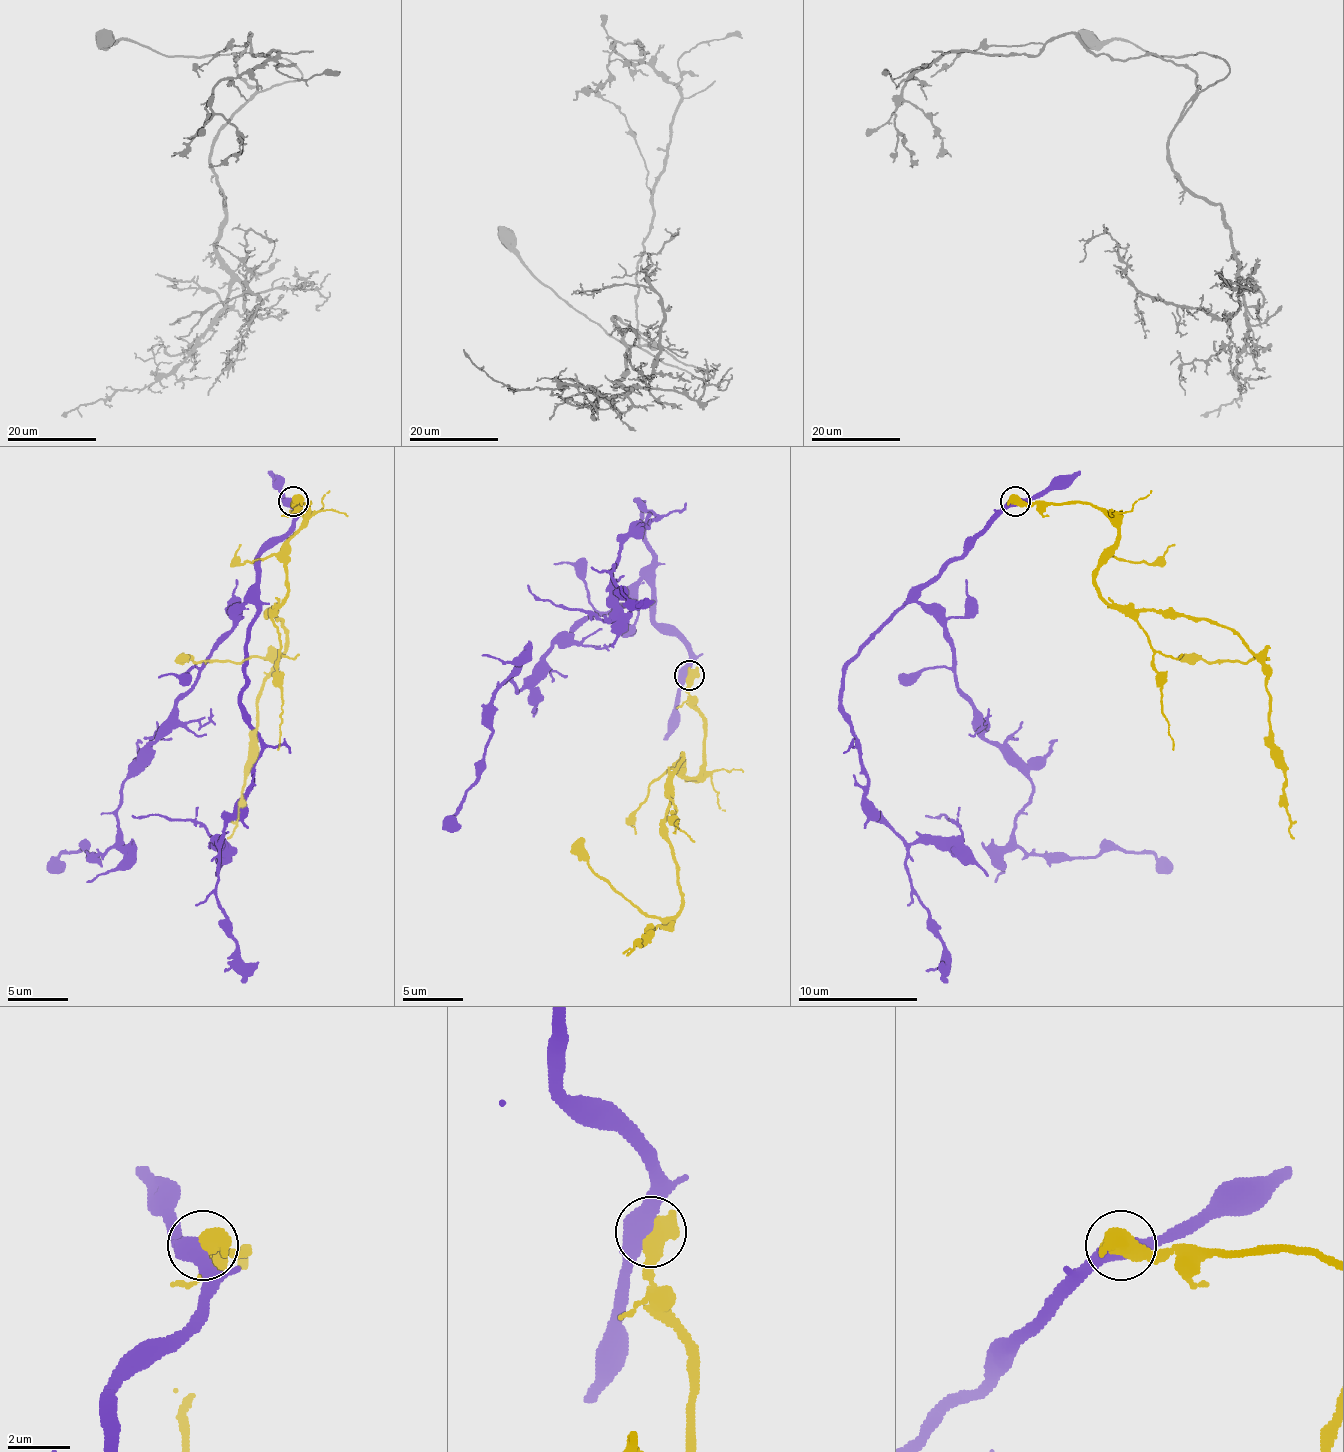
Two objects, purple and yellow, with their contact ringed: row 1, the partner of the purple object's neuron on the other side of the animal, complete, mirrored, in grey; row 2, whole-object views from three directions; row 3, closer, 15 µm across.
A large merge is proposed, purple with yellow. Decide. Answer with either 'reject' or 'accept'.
reject

